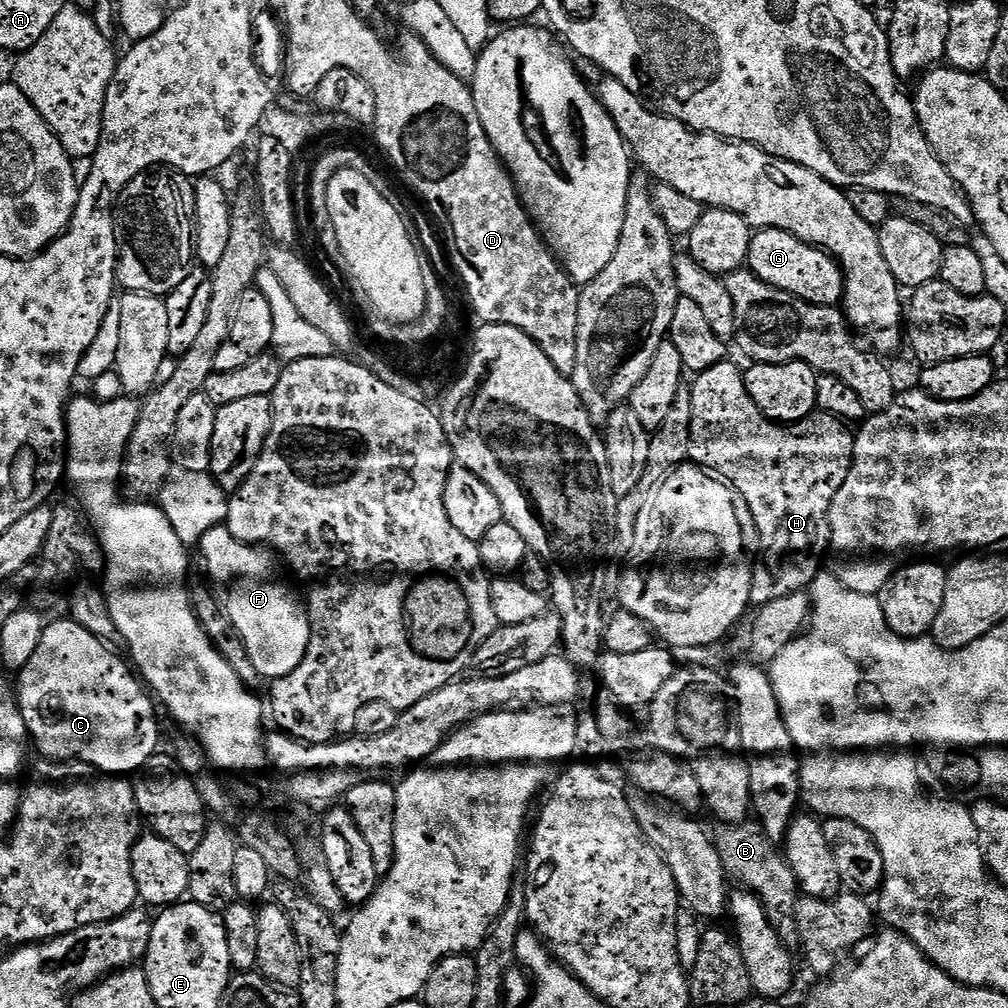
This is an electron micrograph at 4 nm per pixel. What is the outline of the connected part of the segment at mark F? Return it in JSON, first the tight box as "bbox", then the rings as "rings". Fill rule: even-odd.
{"bbox":[198,526,312,682],"rings":[[[226,526],[214,527],[205,533],[198,543],[198,550],[204,555],[204,564],[212,575],[211,583],[222,597],[224,611],[228,613],[230,622],[242,635],[249,658],[258,674],[265,681],[271,682],[281,680],[294,671],[306,654],[312,628],[308,625],[308,614],[301,597],[300,600],[296,597],[295,590],[280,577],[280,572],[276,569],[277,557],[267,547],[243,544],[241,540],[234,538],[234,534],[230,534]]]}

